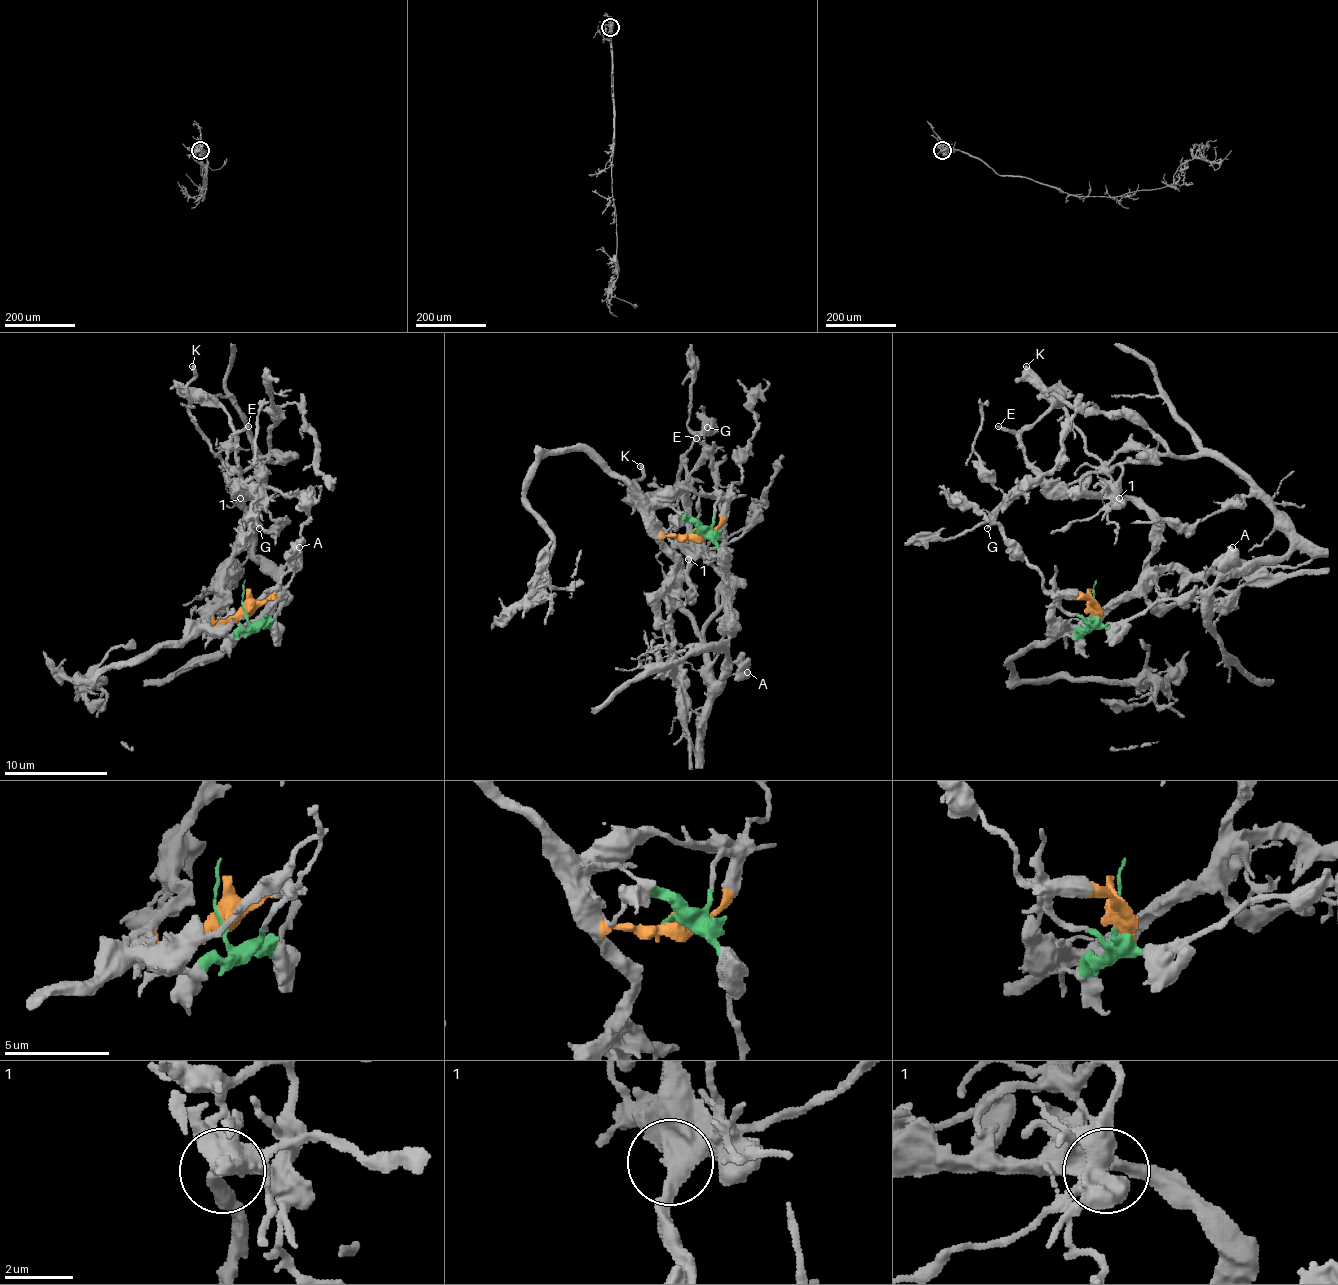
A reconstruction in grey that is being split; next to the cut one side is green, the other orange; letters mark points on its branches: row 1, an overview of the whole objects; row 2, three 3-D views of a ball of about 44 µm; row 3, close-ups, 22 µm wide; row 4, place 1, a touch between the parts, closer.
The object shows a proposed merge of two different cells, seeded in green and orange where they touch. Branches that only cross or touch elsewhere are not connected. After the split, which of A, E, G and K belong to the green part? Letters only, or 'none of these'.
A, K

